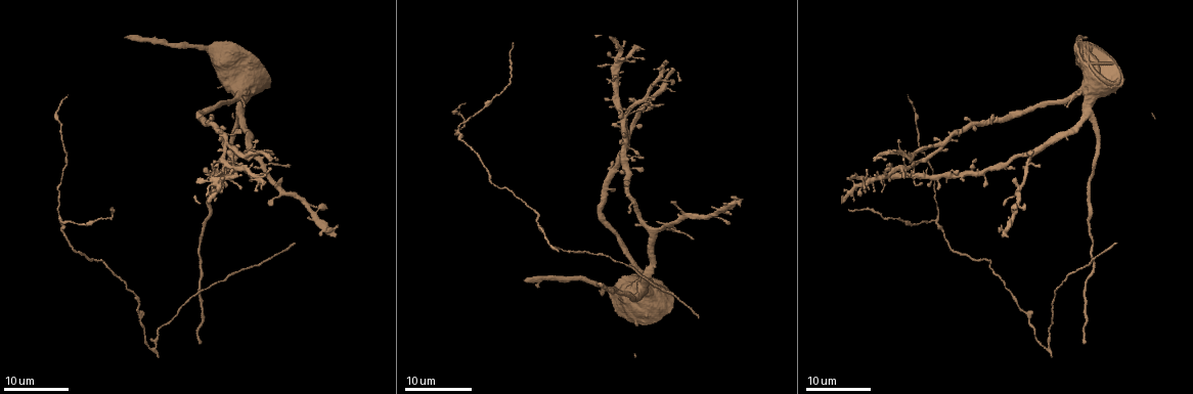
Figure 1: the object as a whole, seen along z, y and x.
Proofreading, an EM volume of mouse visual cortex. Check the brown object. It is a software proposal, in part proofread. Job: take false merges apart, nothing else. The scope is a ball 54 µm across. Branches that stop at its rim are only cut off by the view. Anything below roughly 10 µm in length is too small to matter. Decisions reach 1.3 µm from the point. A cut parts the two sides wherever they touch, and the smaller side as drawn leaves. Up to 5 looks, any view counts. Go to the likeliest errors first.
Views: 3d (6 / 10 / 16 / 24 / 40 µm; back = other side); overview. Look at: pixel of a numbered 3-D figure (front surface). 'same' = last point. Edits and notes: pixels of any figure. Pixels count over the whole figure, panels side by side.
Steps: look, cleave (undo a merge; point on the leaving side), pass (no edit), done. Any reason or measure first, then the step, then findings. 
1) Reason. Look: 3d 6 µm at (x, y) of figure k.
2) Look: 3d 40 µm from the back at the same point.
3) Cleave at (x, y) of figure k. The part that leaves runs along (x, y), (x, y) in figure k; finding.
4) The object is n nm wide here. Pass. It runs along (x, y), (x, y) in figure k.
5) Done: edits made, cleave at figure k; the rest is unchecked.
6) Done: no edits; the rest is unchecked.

Look: 3d 16 µm at (456, 131) of figure 1.

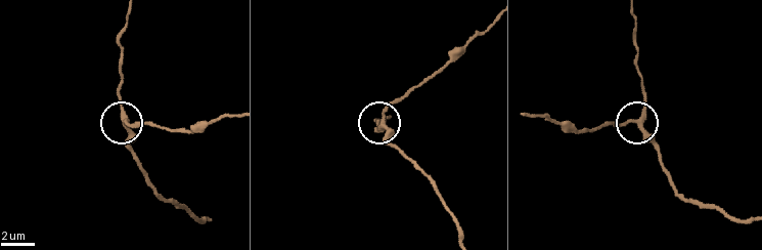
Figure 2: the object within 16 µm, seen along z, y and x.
Look: 3d 6 µm at (640, 119) of figure 2.

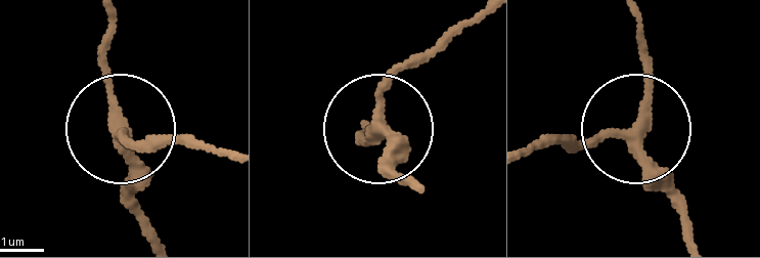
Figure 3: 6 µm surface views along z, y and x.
Pass. It runs along (155, 238), (134, 194), (123, 127), (138, 138), (185, 138) in figure 3; one neuron here.

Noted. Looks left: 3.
Four arms meet. Look: 3d 24 µm at (914, 173) of figure 1.

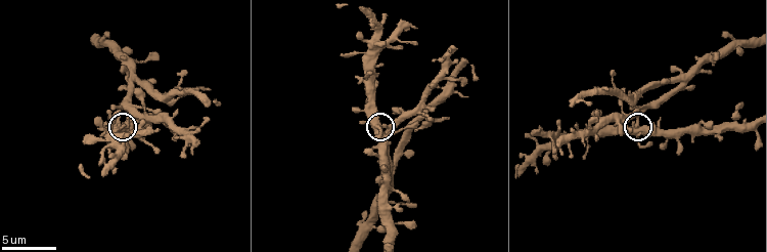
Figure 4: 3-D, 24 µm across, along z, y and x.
Closer look. Look: 3d 10 µm at (635, 128) of figure 4.

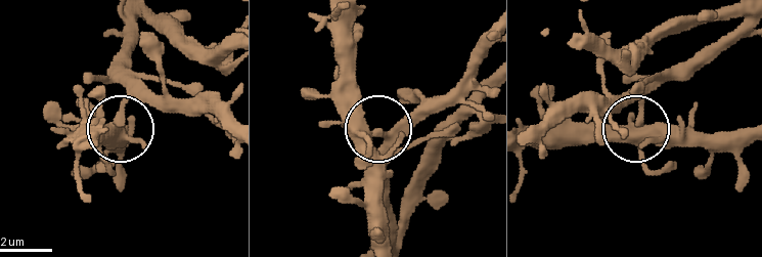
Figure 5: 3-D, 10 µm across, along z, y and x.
The object is 370 nm wide here. Pass. All the same neuron.

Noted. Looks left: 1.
Done: no edits; the rest is unchecked.

